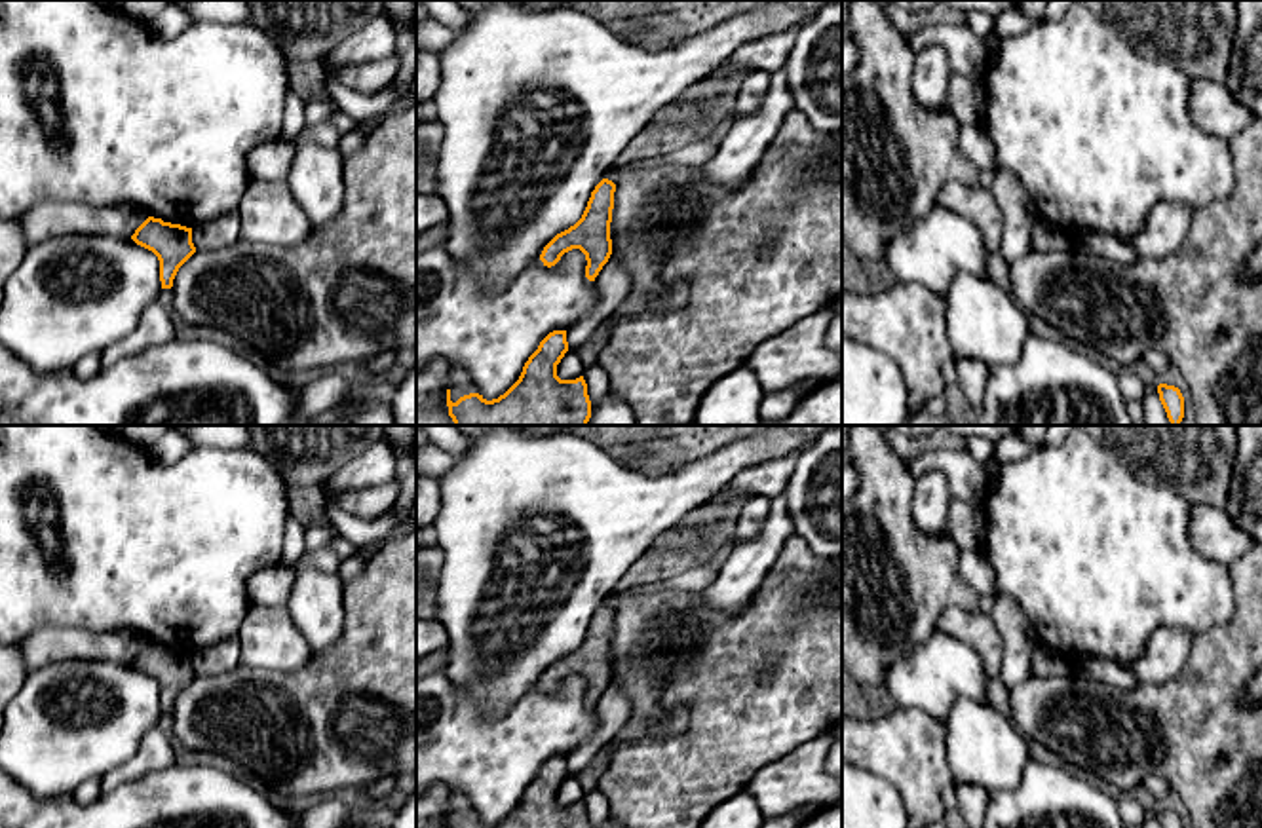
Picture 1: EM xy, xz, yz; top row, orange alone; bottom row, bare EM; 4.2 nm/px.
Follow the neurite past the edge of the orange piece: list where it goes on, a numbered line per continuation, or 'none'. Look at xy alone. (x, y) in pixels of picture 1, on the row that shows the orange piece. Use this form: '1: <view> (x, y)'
none

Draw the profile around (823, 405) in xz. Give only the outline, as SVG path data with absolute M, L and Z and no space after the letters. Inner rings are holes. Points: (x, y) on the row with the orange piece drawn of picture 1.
M842 378L823 382L806 393L785 420L760 425L842 425Z

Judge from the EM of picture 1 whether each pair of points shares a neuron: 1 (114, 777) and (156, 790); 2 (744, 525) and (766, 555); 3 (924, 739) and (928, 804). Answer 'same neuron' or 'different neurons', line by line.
1: different neurons
2: different neurons
3: same neuron

